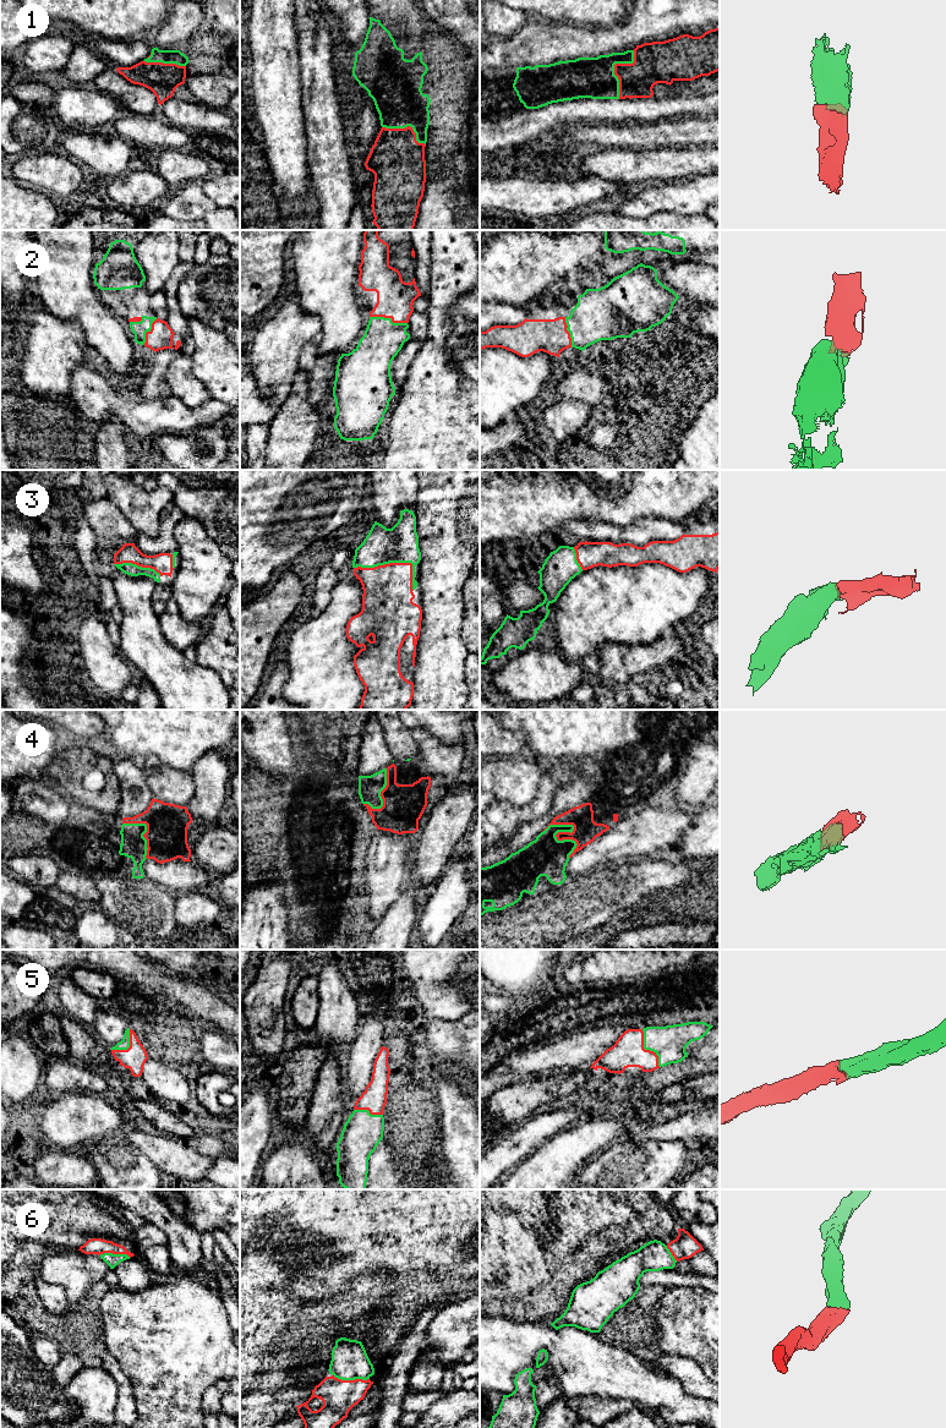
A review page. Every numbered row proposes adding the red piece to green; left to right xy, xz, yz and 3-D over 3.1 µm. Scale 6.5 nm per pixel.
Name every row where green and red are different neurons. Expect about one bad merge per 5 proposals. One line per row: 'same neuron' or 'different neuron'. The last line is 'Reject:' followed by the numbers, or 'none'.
1: same neuron
2: same neuron
3: same neuron
4: same neuron
5: same neuron
6: same neuron
Reject: none

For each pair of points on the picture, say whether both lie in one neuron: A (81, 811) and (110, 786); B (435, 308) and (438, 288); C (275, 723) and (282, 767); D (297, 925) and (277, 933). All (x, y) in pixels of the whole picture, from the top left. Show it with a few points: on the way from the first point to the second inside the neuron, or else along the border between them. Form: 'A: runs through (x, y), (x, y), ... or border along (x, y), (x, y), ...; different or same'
A: border along (75, 799), (85, 805); different
B: runs through (438, 304), (438, 293); same
C: runs through (275, 734), (277, 756); same
D: border along (284, 901), (289, 936); different

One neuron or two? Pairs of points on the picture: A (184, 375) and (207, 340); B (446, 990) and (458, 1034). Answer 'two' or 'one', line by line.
A: two
B: two

